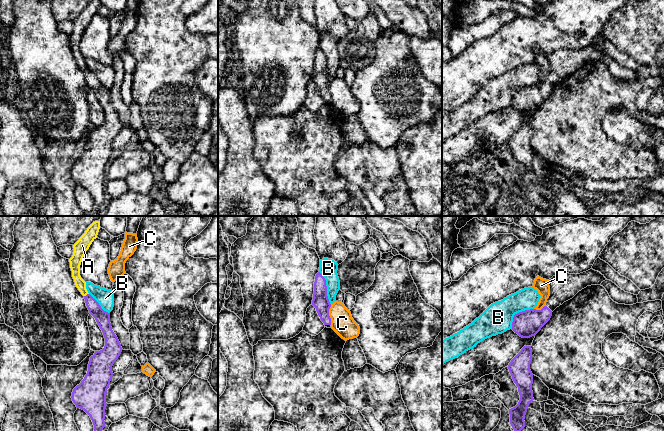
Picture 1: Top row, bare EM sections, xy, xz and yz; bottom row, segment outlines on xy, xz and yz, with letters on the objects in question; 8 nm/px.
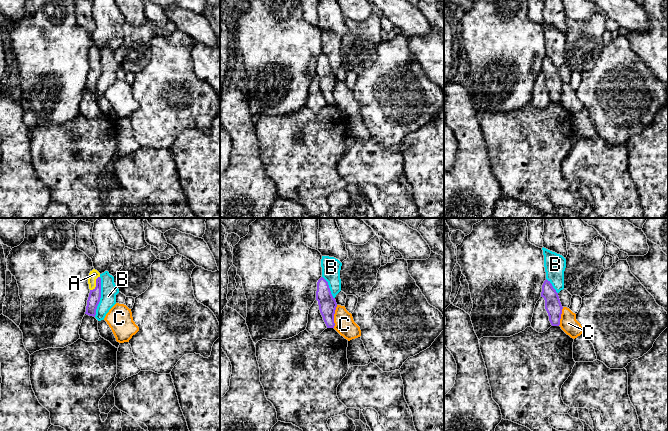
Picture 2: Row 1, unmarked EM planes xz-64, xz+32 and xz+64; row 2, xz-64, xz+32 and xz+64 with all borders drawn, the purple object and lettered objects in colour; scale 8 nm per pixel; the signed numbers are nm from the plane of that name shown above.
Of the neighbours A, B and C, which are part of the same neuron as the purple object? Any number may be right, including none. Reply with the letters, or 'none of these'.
A

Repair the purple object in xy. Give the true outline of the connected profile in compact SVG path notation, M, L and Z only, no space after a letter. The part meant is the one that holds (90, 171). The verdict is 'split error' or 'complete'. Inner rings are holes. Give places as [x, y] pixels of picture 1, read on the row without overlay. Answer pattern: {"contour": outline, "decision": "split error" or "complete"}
{"contour": "M91 0L85 9L79 14L79 16L73 21L74 28L72 33L69 35L70 44L72 47L72 53L74 55L75 61L81 70L84 72L86 82L89 86L89 89L95 94L97 100L103 108L105 114L105 122L100 127L95 127L94 131L90 133L90 137L88 140L88 147L85 151L84 155L81 157L79 161L77 161L72 168L72 177L76 181L77 184L84 186L91 194L94 207L87 216L97 216L99 210L105 203L105 185L106 185L106 169L107 165L110 161L110 157L113 152L112 142L114 138L118 135L122 128L121 120L112 106L110 99L110 89L104 87L99 79L88 69L86 65L86 58L80 52L80 41L82 35L89 25L92 18L97 14L98 8L100 5L100 0Z", "decision": "split error"}

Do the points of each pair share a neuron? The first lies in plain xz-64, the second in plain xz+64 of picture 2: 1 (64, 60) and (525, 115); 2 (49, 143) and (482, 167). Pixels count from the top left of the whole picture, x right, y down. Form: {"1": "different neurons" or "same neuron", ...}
{"1": "different neurons", "2": "different neurons"}

